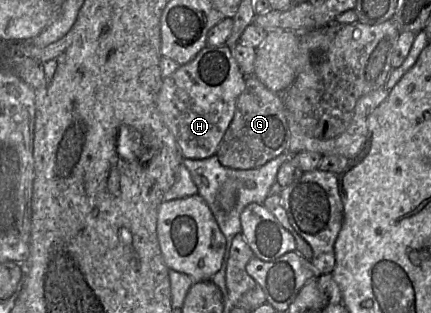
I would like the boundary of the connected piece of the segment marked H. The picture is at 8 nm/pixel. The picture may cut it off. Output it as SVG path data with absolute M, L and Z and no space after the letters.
M223 45L205 46L191 61L163 78L157 109L184 158L205 159L216 154L233 119L245 77L231 53L231 47Z

